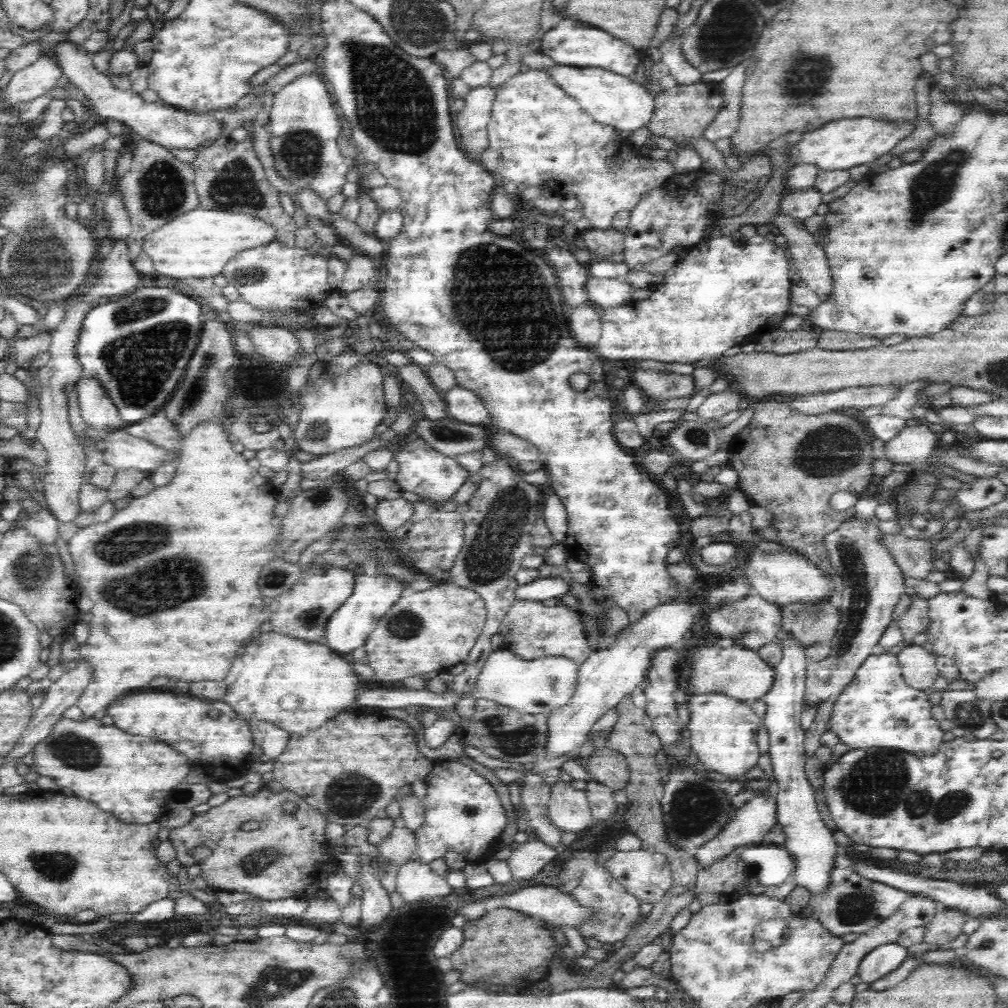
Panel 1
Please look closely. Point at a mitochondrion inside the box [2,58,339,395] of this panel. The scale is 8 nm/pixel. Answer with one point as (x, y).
(41, 249)

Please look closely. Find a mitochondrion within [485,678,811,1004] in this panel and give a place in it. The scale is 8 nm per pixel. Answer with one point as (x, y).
(694, 805)

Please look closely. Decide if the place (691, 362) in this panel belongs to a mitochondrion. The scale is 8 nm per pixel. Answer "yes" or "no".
no

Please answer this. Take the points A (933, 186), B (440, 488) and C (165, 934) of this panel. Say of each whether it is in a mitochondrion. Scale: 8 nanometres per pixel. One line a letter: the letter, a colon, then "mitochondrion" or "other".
A: mitochondrion
B: other
C: other

